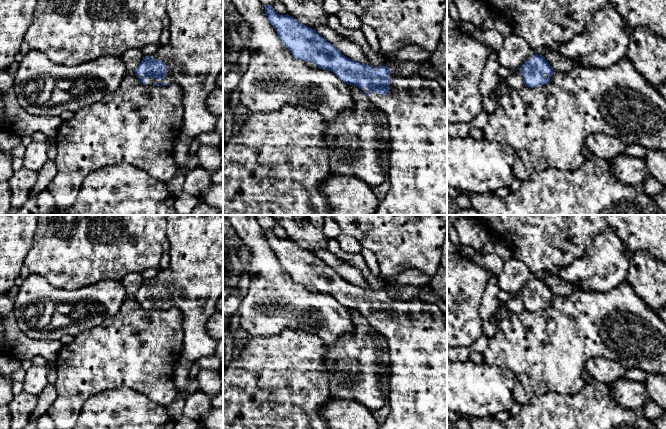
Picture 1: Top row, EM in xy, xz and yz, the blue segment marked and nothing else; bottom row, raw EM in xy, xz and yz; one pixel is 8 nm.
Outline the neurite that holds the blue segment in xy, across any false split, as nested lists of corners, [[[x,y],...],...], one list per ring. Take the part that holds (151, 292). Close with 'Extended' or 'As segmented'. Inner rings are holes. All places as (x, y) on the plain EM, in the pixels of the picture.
[[[167,215],[166,238],[170,244],[170,265],[157,276],[145,280],[135,294],[139,305],[147,310],[167,310],[177,308],[181,311],[184,333],[183,357],[191,362],[202,357],[216,356],[218,340],[212,338],[207,330],[207,321],[216,311],[217,300],[223,296],[223,215]]]. Extended

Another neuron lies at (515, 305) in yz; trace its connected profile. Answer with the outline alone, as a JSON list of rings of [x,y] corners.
[[[519,296],[506,301],[505,307],[507,310],[518,314],[524,310],[523,301]]]

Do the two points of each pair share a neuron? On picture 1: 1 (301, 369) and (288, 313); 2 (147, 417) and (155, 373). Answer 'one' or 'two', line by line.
1: two
2: two

